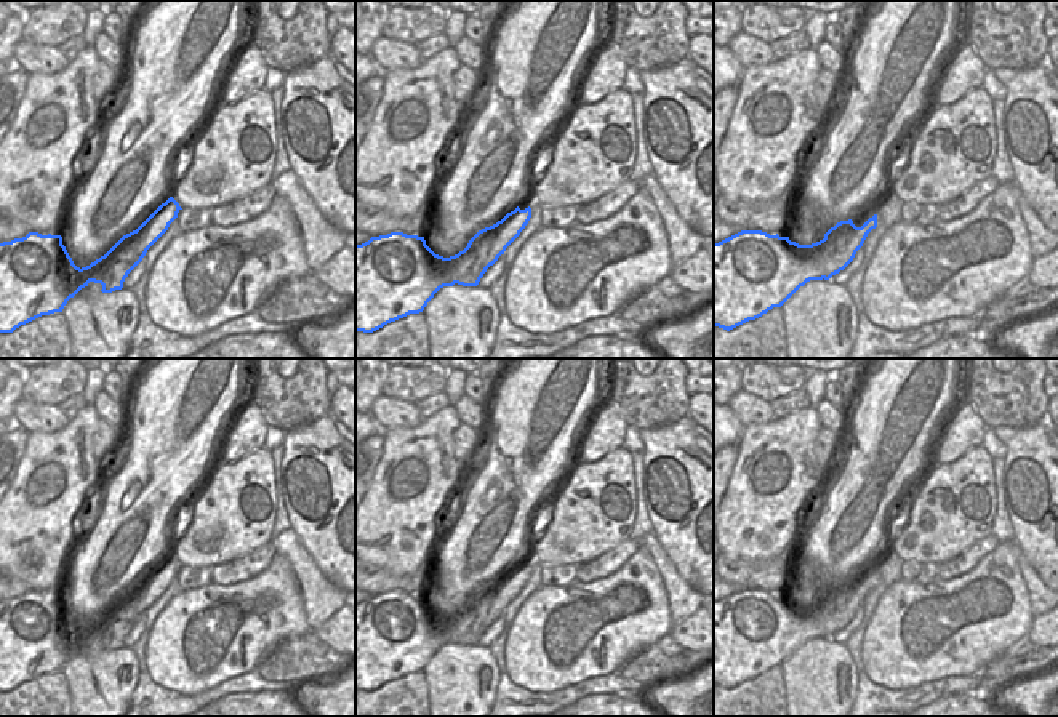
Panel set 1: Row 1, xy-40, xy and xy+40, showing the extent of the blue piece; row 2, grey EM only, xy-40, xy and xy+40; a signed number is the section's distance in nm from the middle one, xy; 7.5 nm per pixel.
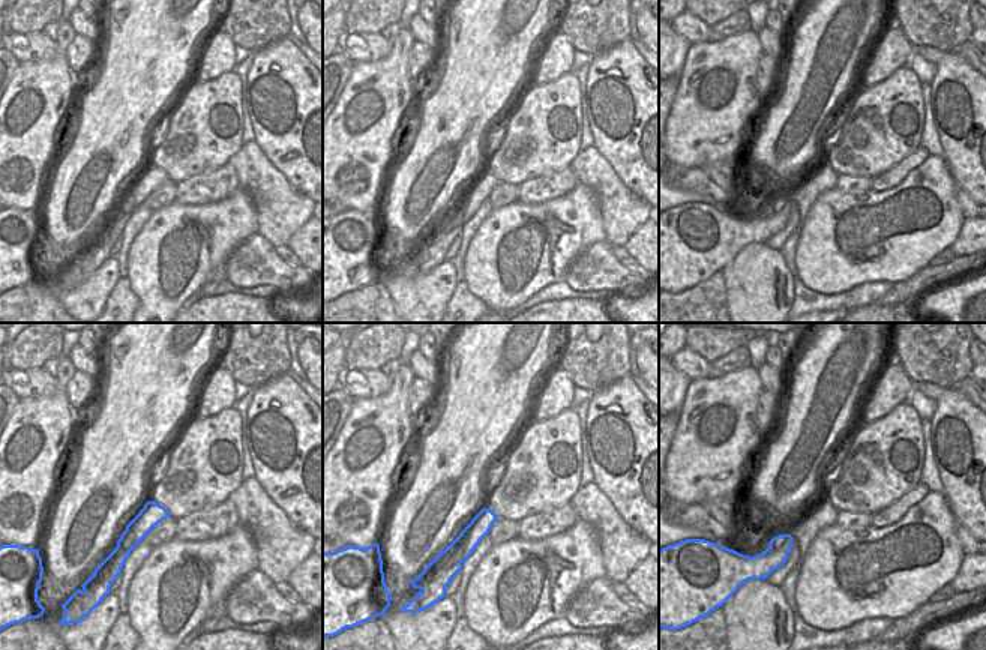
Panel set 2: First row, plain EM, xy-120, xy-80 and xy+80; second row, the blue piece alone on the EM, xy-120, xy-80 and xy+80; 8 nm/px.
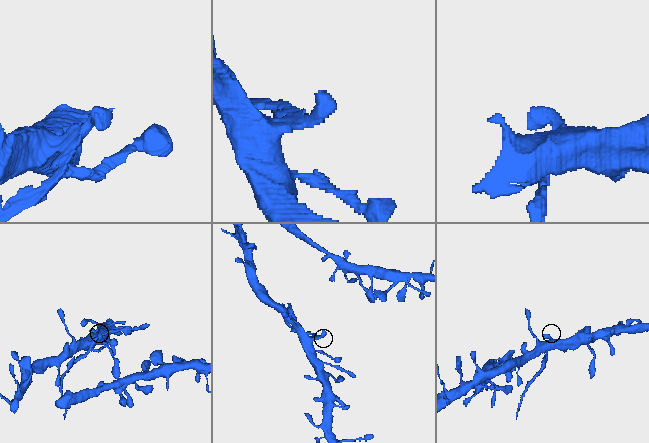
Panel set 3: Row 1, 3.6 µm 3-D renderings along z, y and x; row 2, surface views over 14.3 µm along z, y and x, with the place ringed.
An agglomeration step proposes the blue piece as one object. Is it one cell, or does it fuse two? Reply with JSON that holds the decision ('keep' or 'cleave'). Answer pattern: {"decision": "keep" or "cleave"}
{"decision": "cleave"}

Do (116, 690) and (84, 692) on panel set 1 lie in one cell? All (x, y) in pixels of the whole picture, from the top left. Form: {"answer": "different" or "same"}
{"answer": "same"}

